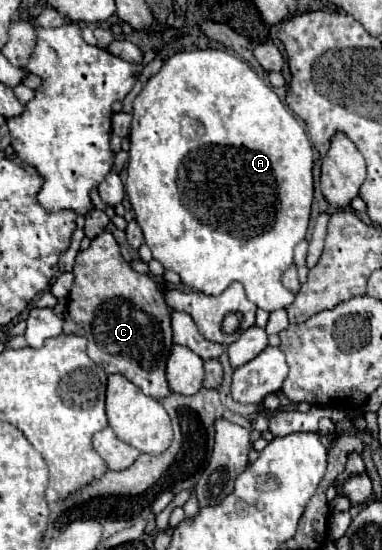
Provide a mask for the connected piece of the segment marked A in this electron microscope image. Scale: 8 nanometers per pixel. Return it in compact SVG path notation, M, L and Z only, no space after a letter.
M213 48L179 52L171 56L163 64L163 68L153 78L149 78L149 82L133 102L133 122L131 122L129 142L131 148L129 148L125 190L135 210L135 220L143 230L145 244L153 252L153 258L159 260L165 270L177 272L185 286L211 296L221 294L231 282L241 282L245 286L247 298L257 308L265 308L267 312L287 308L289 304L293 304L295 292L291 292L281 284L281 274L293 264L293 248L307 234L311 204L313 204L313 148L297 116L279 100L275 90L249 68L245 60L237 58L235 54L213 50Z

